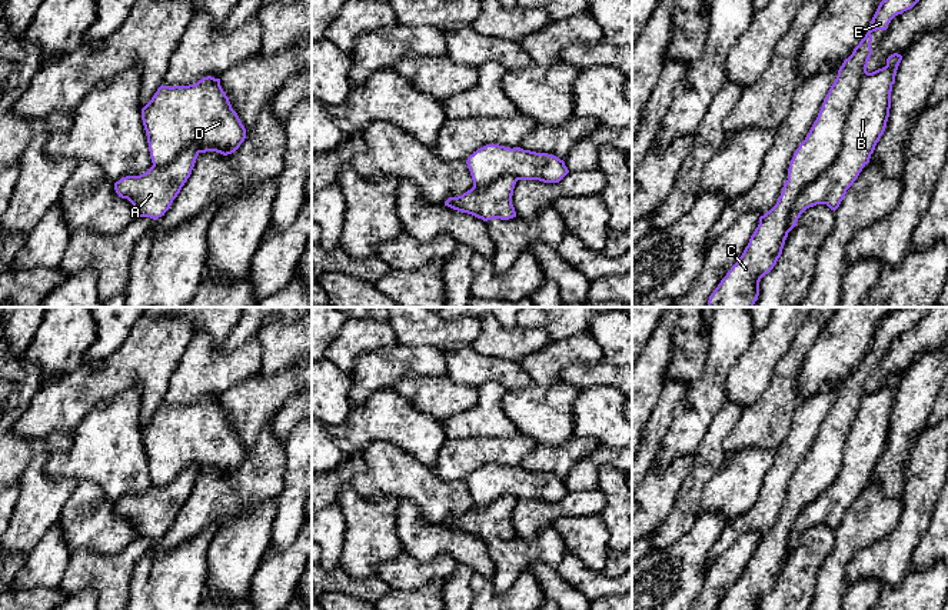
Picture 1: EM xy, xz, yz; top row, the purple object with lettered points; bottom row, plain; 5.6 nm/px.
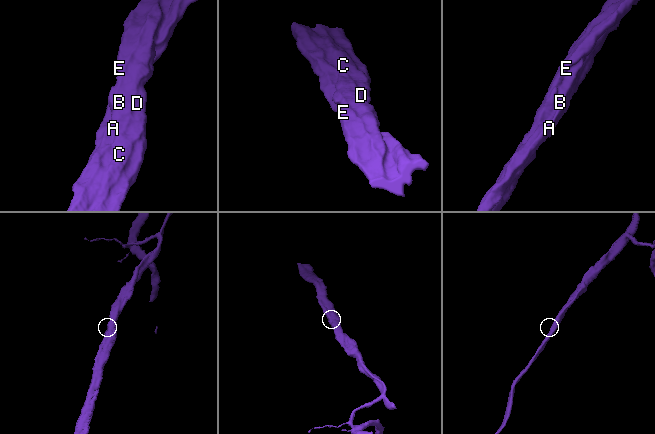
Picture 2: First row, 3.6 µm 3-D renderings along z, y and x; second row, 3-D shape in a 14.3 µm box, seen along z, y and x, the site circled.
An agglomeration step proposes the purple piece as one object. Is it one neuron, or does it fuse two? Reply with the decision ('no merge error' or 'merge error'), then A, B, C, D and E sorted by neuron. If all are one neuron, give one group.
merge error | A B / C D E

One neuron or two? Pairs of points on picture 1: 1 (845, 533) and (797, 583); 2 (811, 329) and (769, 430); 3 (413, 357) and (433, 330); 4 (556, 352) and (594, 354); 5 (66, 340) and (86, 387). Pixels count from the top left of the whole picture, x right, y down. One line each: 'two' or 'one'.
1: two
2: one
3: two
4: one
5: two

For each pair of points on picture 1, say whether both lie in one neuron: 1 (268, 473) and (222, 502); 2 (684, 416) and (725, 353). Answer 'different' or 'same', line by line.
1: same
2: same

